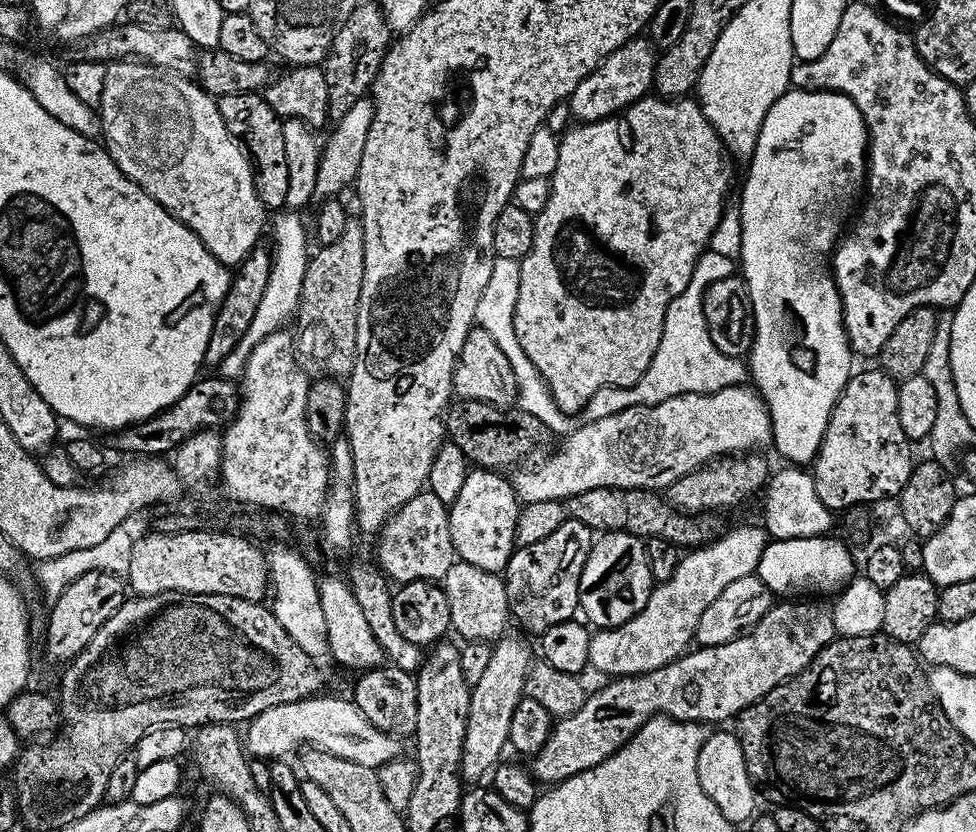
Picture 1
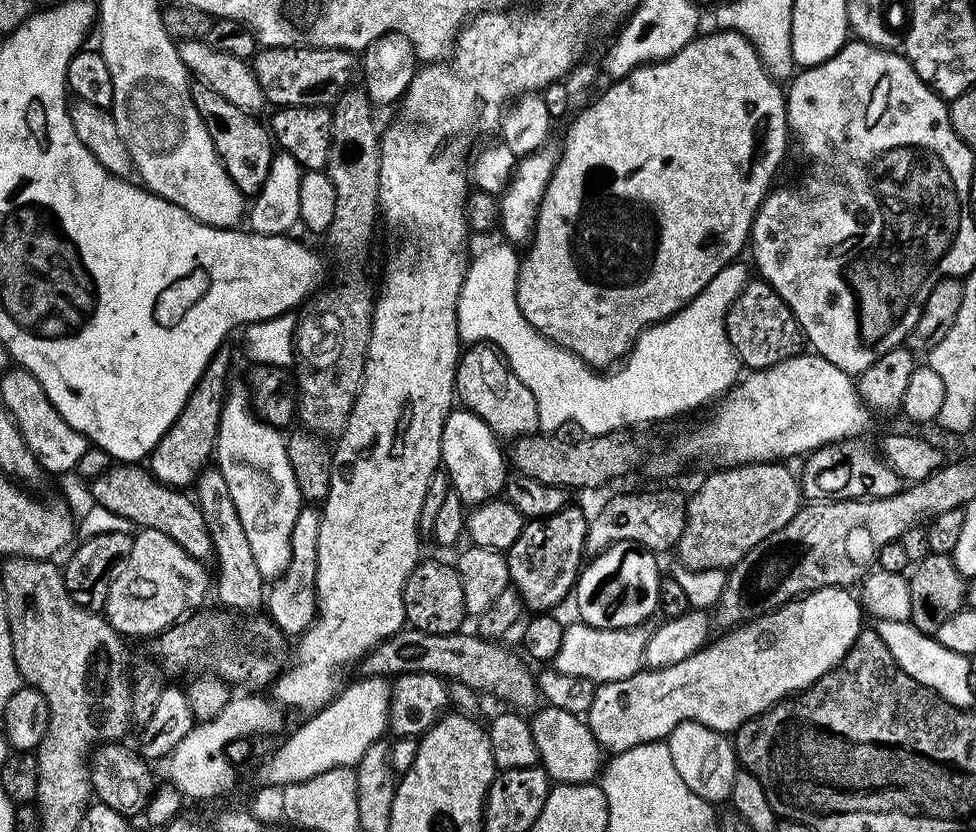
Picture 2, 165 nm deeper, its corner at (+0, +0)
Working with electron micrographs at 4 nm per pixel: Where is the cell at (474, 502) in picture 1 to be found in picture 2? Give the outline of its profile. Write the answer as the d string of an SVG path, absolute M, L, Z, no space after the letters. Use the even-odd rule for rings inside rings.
M460 406L449 412L442 426L442 446L440 462L443 471L448 474L451 491L466 506L485 504L488 500L497 499L505 491L506 452L500 449L501 441L478 418L478 414L469 412Z

